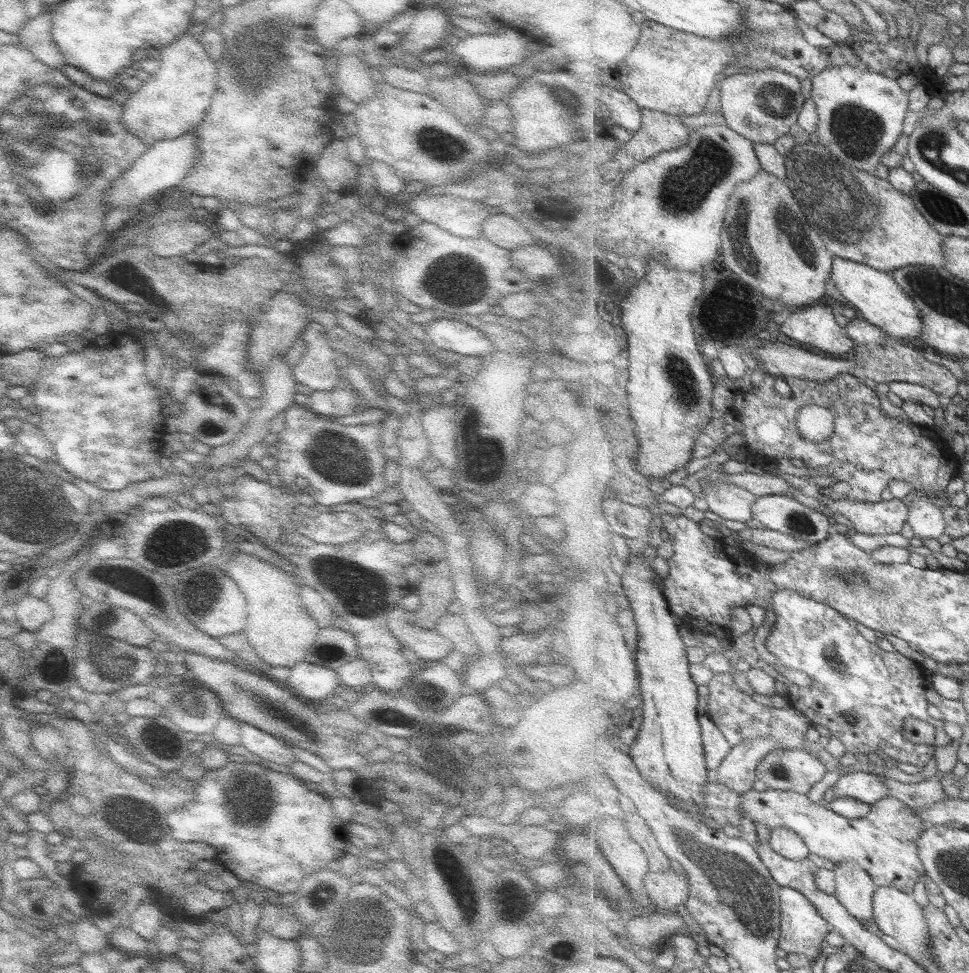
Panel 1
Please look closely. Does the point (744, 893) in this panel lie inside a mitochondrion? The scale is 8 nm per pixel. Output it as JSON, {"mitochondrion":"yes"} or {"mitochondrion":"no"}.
{"mitochondrion":"yes"}

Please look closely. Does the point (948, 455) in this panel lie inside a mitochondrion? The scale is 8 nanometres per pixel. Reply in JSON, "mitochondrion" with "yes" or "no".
{"mitochondrion":"no"}

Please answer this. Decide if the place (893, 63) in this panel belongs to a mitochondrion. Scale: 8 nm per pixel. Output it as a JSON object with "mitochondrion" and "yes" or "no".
{"mitochondrion":"no"}

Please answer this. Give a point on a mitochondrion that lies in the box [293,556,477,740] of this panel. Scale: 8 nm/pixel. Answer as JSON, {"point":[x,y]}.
{"point":[356,589]}

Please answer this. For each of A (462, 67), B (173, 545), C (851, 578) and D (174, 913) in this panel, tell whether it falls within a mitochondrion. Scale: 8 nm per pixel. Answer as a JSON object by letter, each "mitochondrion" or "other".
{"A":"other","B":"mitochondrion","C":"mitochondrion","D":"other"}

